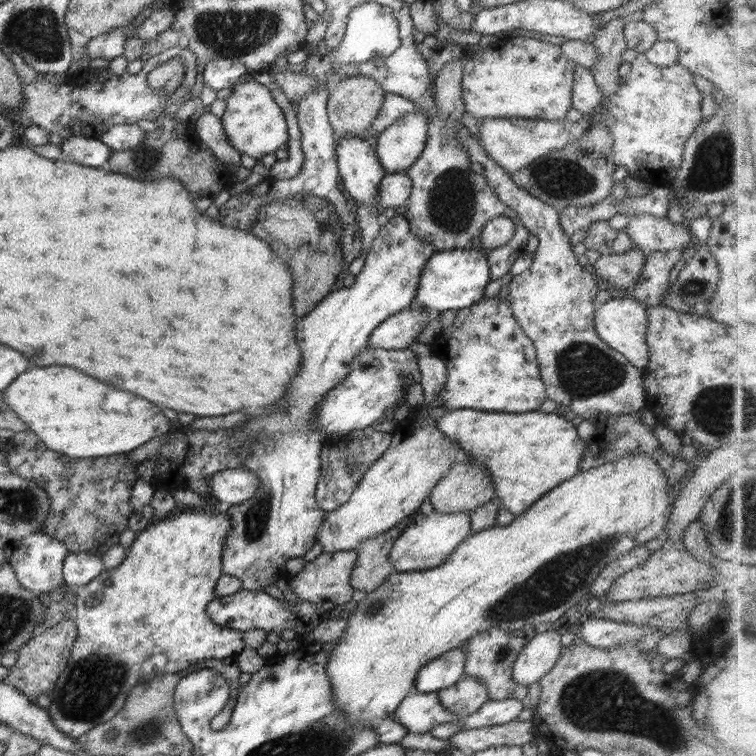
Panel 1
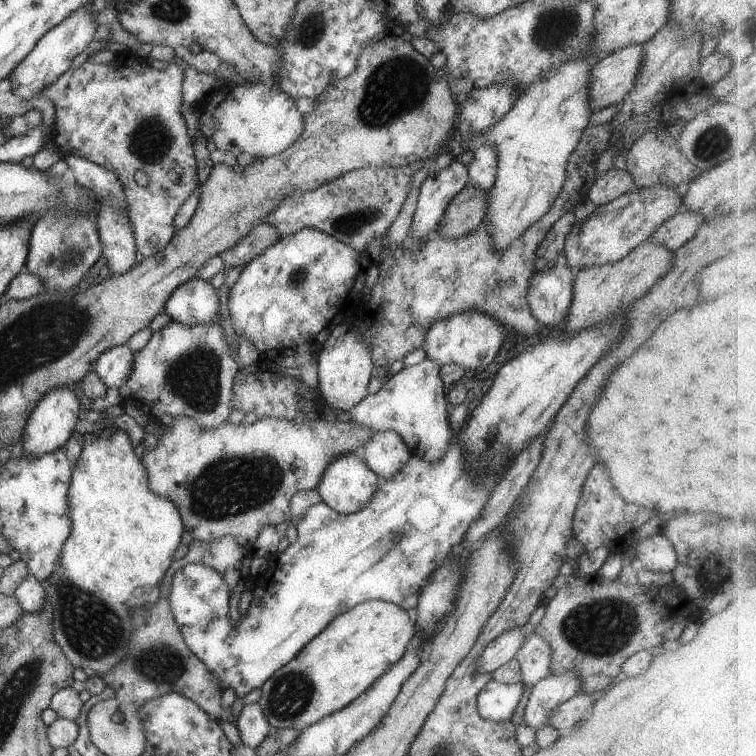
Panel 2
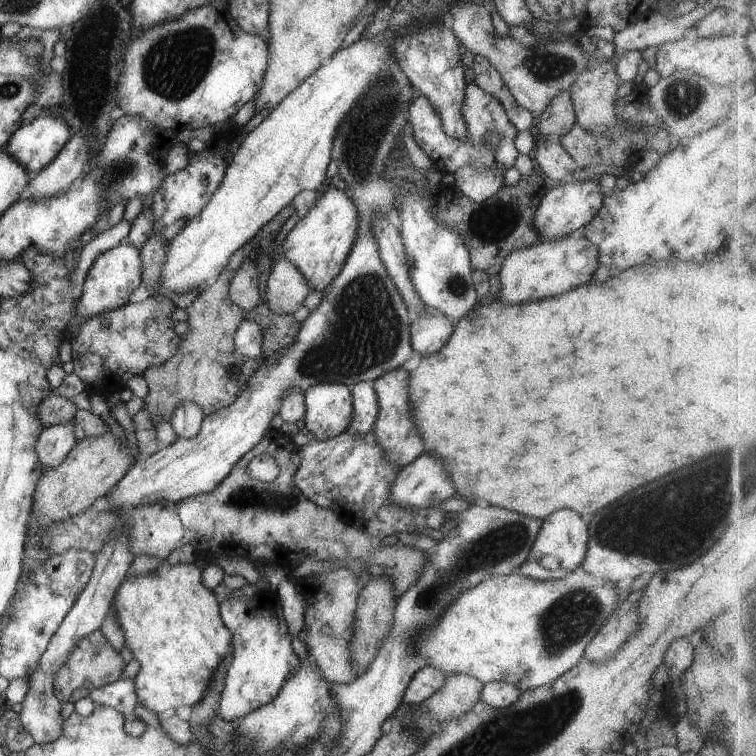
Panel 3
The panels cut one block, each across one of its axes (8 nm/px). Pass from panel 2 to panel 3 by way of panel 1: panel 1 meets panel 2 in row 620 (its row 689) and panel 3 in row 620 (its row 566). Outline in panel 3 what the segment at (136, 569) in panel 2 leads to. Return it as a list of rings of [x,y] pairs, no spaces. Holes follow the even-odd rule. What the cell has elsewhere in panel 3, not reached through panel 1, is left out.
[[[167,561],[143,575],[130,575],[124,579],[116,594],[113,606],[118,624],[124,632],[124,646],[140,662],[140,670],[133,683],[139,704],[157,715],[186,713],[204,694],[215,668],[231,656],[233,634],[222,622],[219,613],[220,599],[204,586],[203,566],[200,563],[170,565]]]

